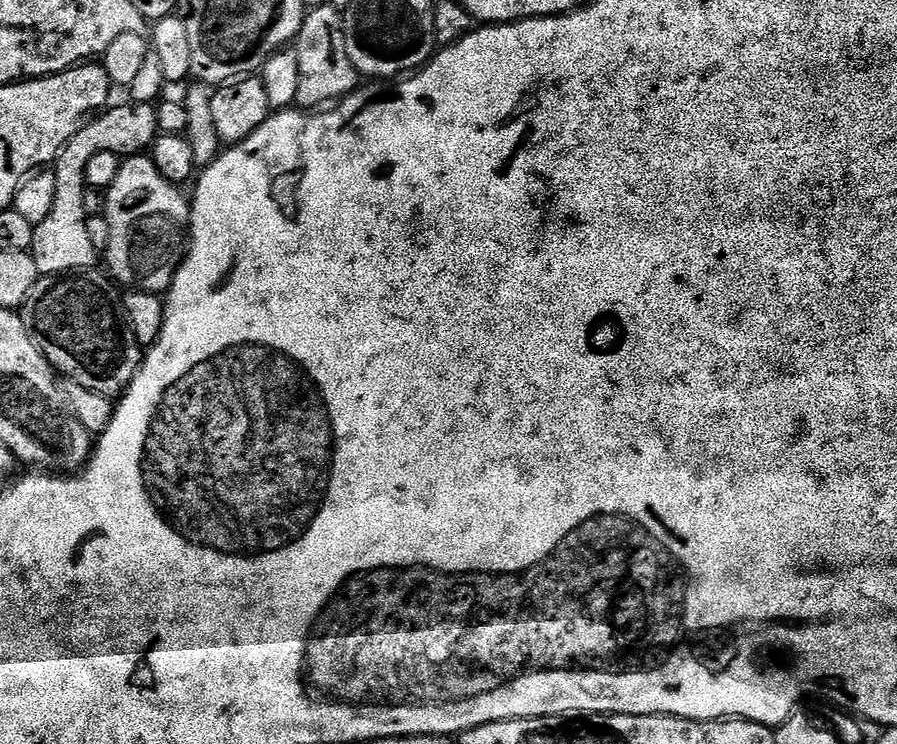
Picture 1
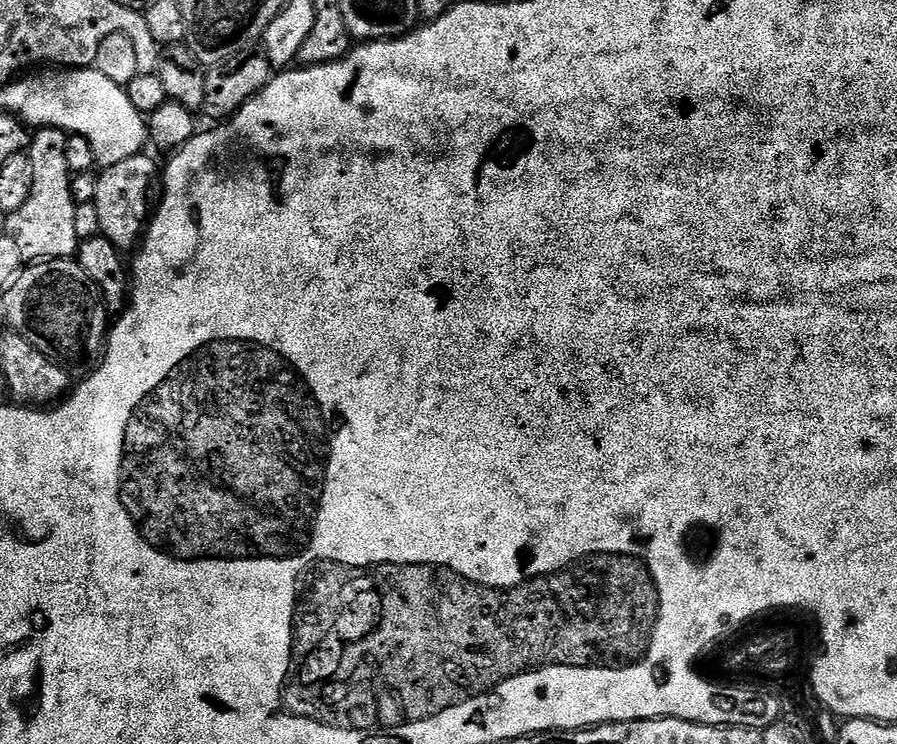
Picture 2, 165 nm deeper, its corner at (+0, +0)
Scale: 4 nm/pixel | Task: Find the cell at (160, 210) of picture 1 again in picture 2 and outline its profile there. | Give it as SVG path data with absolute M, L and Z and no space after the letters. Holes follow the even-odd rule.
M141 154L126 158L117 164L107 165L103 170L105 172L96 180L96 197L94 197L100 235L106 237L118 249L135 249L158 200L158 189L162 184L158 164L156 168L155 162L148 154Z

